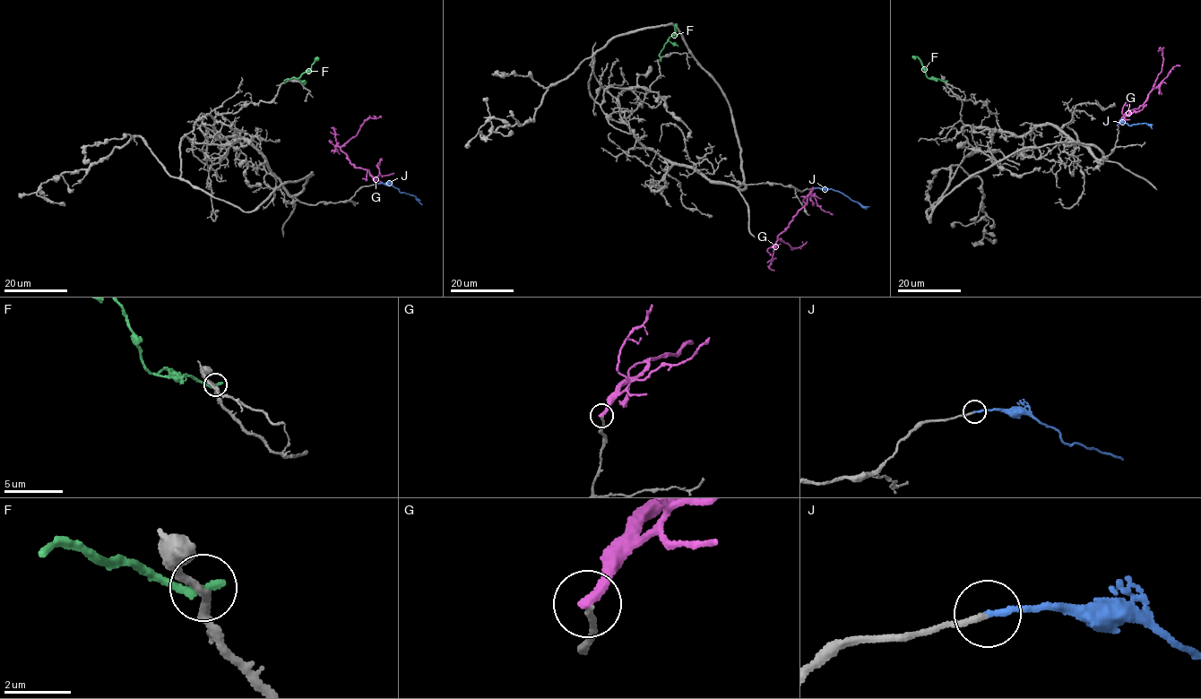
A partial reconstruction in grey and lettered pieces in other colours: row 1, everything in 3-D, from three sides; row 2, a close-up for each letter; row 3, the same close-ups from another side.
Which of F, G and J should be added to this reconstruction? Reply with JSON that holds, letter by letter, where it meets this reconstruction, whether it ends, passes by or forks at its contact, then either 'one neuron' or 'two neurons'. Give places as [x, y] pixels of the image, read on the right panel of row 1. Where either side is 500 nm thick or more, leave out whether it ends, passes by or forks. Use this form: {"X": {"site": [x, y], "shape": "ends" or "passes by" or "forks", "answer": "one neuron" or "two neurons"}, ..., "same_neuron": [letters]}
{"F": {"site": [946, 81], "shape": "ends", "answer": "two neurons"}, "G": {"site": [1118, 125], "shape": "ends", "answer": "two neurons"}, "J": {"site": [1118, 125], "shape": "ends", "answer": "one neuron"}, "same_neuron": ["J"]}

